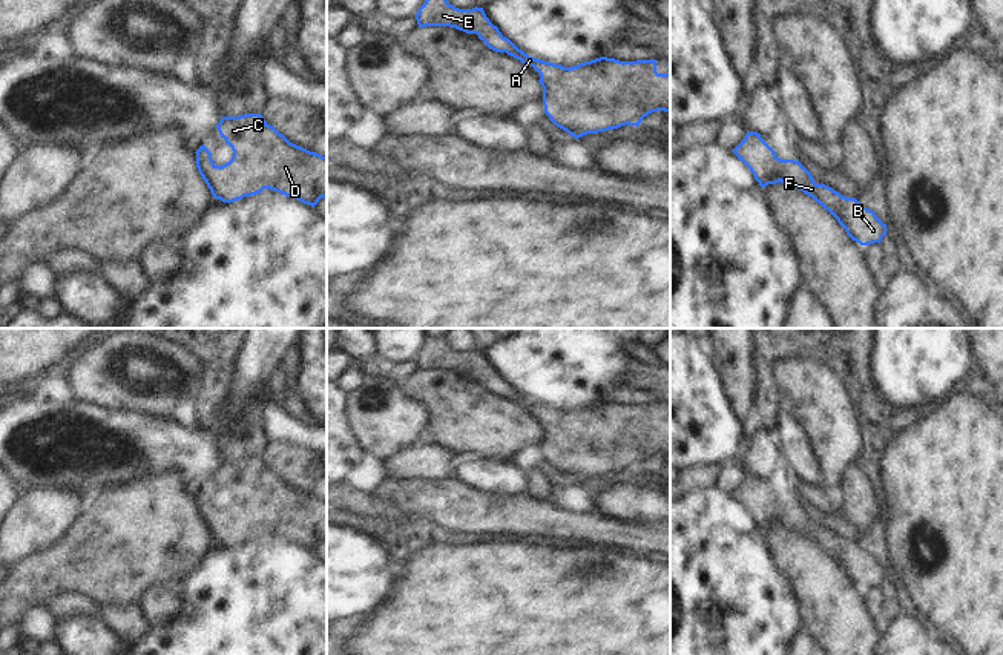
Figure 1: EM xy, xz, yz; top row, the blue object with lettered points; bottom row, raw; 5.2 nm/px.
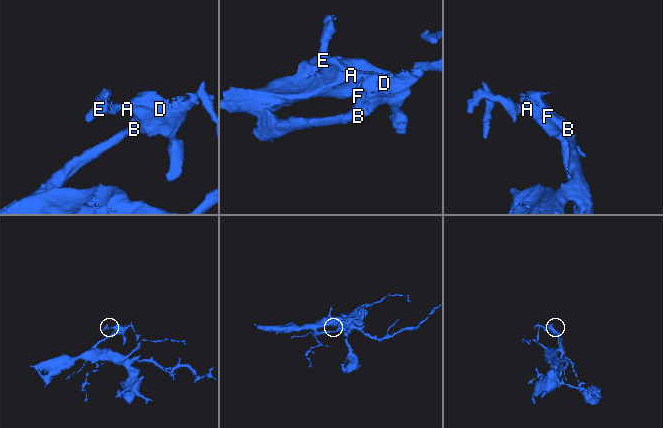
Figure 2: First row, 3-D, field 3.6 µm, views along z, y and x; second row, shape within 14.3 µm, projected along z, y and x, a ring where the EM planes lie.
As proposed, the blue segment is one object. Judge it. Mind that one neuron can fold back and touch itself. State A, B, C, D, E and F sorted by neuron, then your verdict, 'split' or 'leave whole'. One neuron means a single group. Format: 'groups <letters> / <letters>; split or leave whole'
groups A B C D E F; leave whole

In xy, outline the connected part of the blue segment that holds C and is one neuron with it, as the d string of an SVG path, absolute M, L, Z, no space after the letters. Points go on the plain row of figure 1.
M261 457L222 460L216 472L232 491L232 503L216 509L204 488L195 495L198 515L215 543L233 546L270 532L314 551L321 541L327 540L327 500L290 486Z

